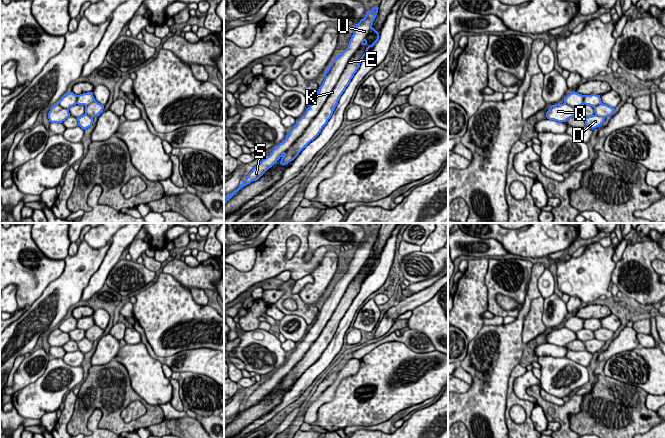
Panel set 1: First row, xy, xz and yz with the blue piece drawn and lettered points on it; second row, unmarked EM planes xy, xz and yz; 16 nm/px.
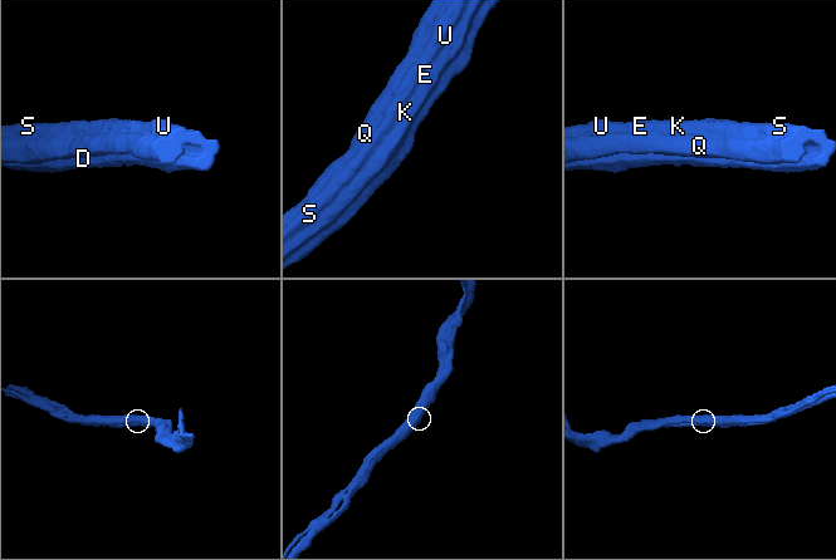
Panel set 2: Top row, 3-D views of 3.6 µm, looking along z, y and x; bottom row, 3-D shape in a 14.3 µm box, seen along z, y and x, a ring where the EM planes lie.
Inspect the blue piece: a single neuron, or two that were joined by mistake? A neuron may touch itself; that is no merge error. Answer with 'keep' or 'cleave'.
keep

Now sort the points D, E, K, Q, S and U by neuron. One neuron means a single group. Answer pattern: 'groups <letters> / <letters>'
groups D E K Q S U

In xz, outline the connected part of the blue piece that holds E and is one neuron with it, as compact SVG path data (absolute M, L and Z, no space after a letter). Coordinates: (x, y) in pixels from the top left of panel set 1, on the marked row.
M375 6L368 10L365 17L356 24L347 48L331 62L324 73L325 78L316 93L316 98L306 109L305 114L296 121L286 138L274 147L270 155L252 169L239 187L224 197L224 205L241 188L258 180L279 159L283 166L293 161L319 135L331 118L341 95L359 69L368 49L379 40L379 33L372 27L378 9Z

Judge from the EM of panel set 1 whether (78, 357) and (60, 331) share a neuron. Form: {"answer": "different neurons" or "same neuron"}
{"answer": "same neuron"}

